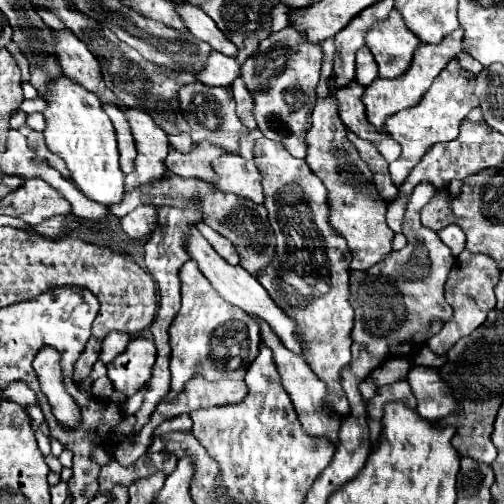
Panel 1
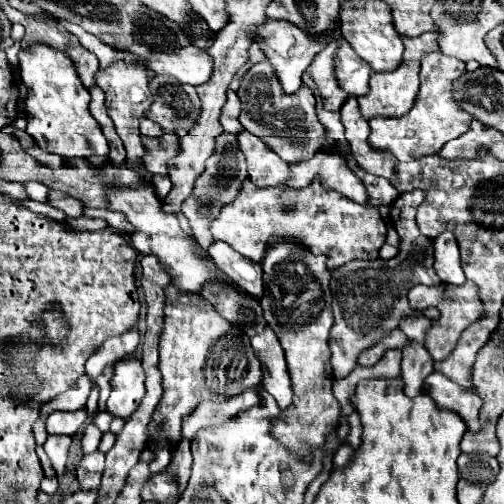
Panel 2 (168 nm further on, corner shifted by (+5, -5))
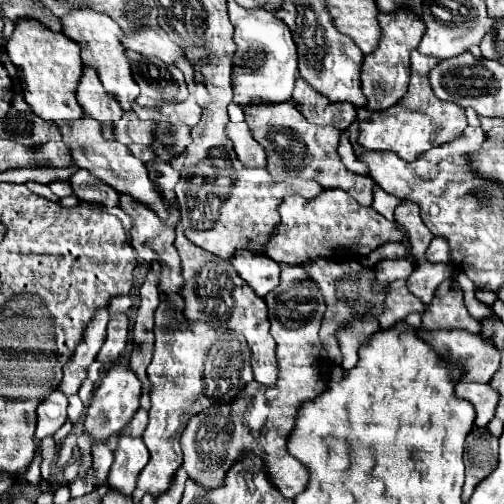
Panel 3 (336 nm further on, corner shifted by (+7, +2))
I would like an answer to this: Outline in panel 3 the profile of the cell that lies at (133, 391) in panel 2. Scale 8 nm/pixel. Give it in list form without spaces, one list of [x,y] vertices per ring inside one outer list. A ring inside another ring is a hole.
[[[111,365],[105,371],[101,385],[97,385],[97,389],[91,397],[87,417],[83,423],[85,431],[89,431],[93,435],[93,443],[101,443],[101,441],[109,439],[111,435],[119,433],[119,429],[123,429],[129,423],[129,419],[133,417],[133,413],[139,409],[139,397],[141,397],[141,381],[133,373],[133,369],[129,365]]]

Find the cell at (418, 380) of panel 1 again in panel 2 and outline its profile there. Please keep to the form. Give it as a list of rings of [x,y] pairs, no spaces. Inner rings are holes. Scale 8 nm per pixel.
[[[433,372],[431,376],[427,376],[425,384],[429,384],[429,392],[431,392],[429,396],[435,400],[439,408],[457,412],[465,420],[471,432],[479,432],[481,428],[479,410],[483,406],[483,400],[477,396],[477,392],[457,386],[455,382],[451,382],[447,376],[439,372]]]

